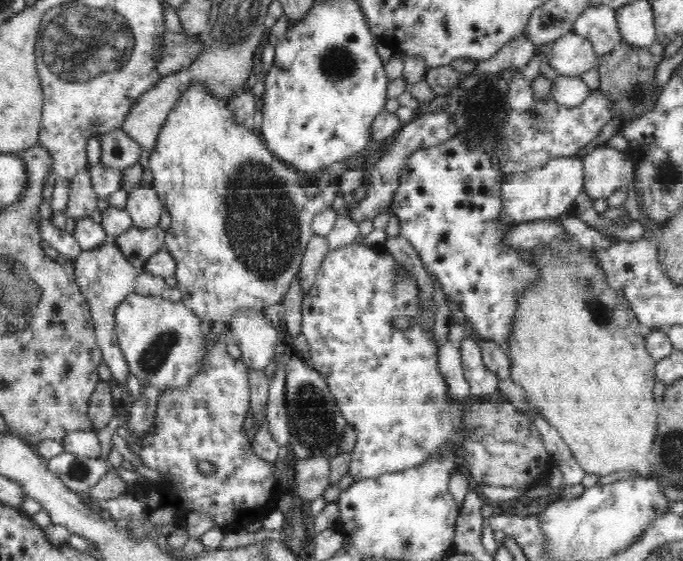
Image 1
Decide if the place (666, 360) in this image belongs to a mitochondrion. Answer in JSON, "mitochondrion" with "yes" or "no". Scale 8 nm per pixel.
{"mitochondrion":"no"}

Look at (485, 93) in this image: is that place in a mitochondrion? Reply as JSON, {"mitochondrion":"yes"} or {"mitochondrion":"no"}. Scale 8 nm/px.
{"mitochondrion":"yes"}

